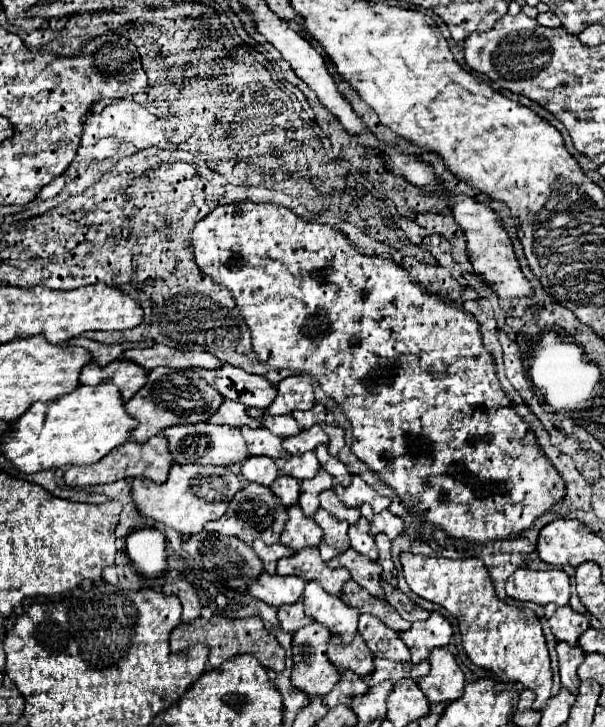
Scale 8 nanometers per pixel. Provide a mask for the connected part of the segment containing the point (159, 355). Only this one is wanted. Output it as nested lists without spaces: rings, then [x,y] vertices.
[[[154,344],[144,350],[126,350],[124,360],[130,360],[146,370],[166,366],[166,368],[218,368],[220,360],[206,352],[182,352],[164,344]]]

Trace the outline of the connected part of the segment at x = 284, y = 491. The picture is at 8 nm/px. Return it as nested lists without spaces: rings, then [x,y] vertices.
[[[278,476],[272,484],[270,490],[280,498],[280,502],[284,506],[292,506],[298,502],[298,494],[300,494],[300,486],[298,480],[294,480],[292,476]]]

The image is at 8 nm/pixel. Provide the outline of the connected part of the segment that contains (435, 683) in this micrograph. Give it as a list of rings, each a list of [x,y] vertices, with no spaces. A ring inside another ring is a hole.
[[[434,648],[428,656],[430,674],[418,680],[430,702],[452,702],[462,696],[464,672],[446,648]]]

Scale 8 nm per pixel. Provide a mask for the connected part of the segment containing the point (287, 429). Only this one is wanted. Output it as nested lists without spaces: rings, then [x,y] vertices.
[[[248,408],[248,414],[258,416],[260,424],[264,428],[268,428],[270,432],[274,432],[276,436],[284,438],[284,436],[294,436],[300,432],[300,428],[292,416],[270,416],[266,410],[254,410],[254,408]]]

